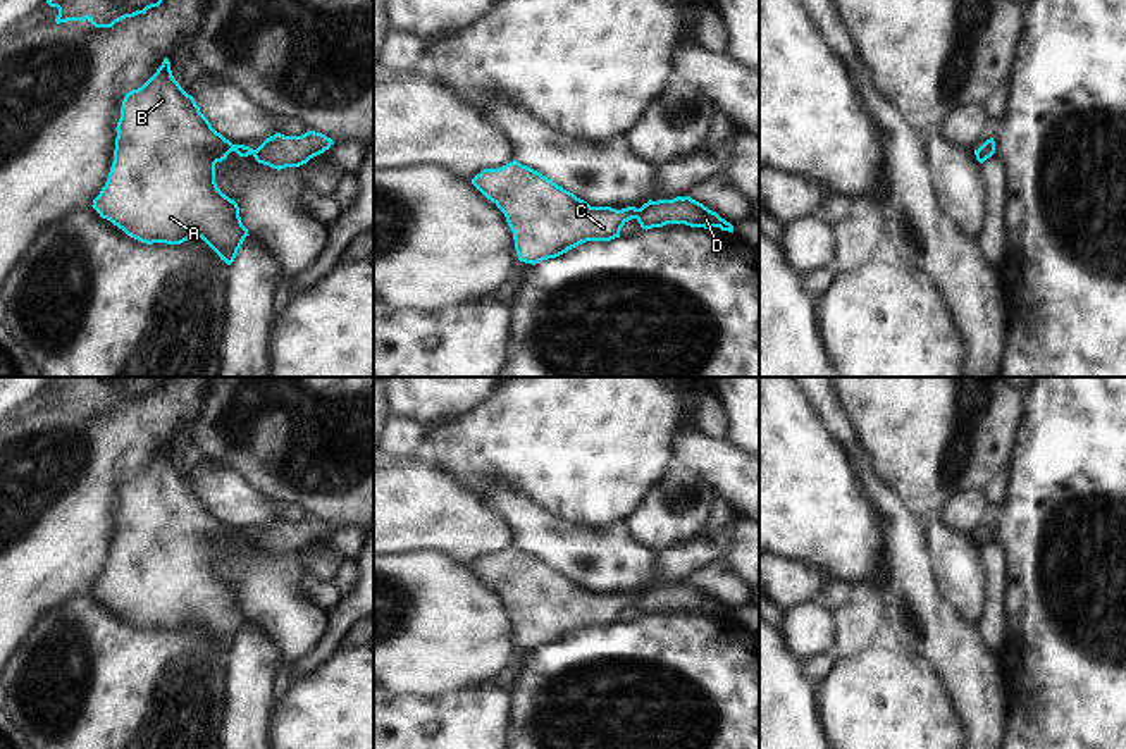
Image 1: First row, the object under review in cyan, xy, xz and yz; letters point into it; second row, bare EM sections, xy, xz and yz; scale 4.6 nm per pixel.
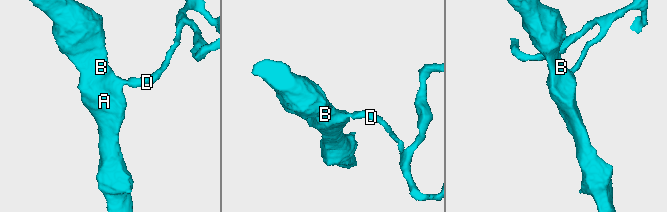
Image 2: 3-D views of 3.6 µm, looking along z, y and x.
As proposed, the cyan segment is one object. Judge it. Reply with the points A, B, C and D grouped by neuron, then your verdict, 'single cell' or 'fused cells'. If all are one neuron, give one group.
A B C D; single cell

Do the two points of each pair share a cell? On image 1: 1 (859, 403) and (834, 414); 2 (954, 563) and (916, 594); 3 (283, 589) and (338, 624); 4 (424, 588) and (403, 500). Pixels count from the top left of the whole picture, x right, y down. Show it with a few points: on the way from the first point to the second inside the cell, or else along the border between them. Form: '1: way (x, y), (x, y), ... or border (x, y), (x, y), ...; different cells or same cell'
1: border (834, 395), (861, 446); different cells
2: border (923, 541), (937, 593), (958, 613); different cells
3: border (329, 612), (326, 634), (307, 653); different cells
4: border (391, 553), (441, 551), (455, 558); different cells

